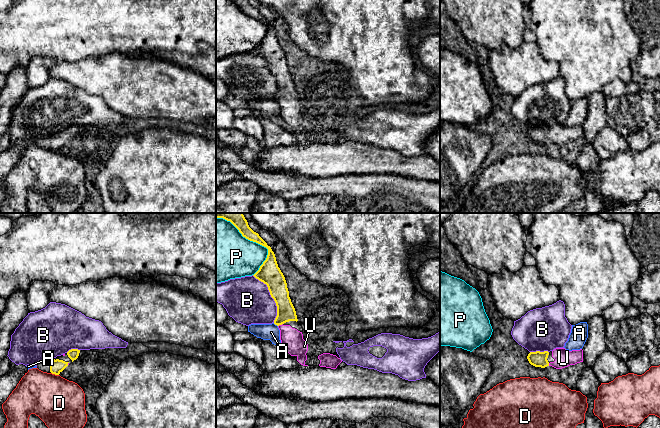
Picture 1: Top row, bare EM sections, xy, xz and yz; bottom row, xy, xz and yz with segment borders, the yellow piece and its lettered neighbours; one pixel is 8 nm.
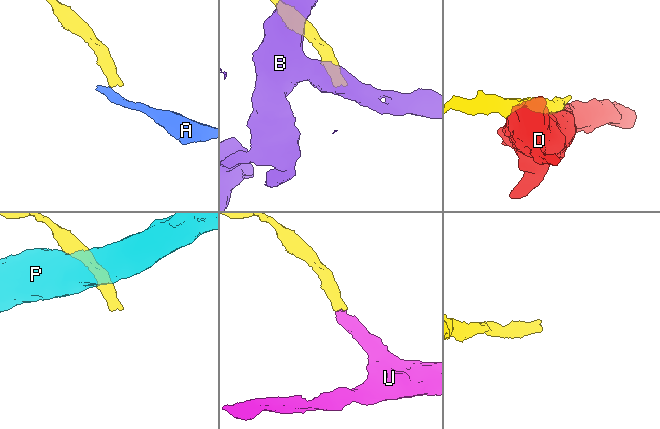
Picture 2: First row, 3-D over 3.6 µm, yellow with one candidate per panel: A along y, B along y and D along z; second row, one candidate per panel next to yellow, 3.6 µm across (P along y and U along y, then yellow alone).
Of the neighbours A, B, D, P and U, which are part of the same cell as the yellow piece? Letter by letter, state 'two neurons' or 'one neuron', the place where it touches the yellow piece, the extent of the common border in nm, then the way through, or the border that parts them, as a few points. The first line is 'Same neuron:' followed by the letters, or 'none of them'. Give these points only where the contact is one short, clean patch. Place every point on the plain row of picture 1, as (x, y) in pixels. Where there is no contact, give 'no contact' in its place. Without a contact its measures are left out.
Same neuron: U
A: two neurons; contact xz (275, 100); length 50 nm; border xz (273, 99), (277, 102)
B: two neurons; contact xz (271, 72); length 420 nm
D: two neurons; contact xy (55, 150); length 70 nm
P: two neurons; contact xz (262, 21); length 440 nm
U: one neuron; contact xz (280, 100); length 50 nm; way xz (286, 88), (280, 95), (280, 100), (292, 117)

